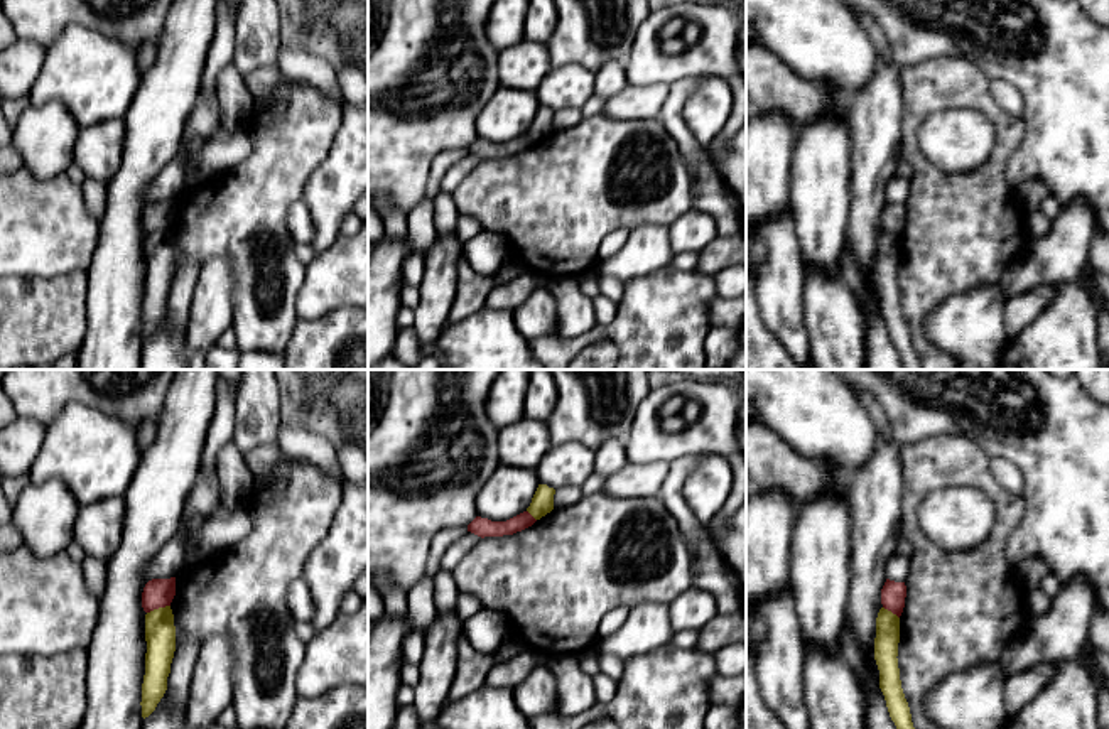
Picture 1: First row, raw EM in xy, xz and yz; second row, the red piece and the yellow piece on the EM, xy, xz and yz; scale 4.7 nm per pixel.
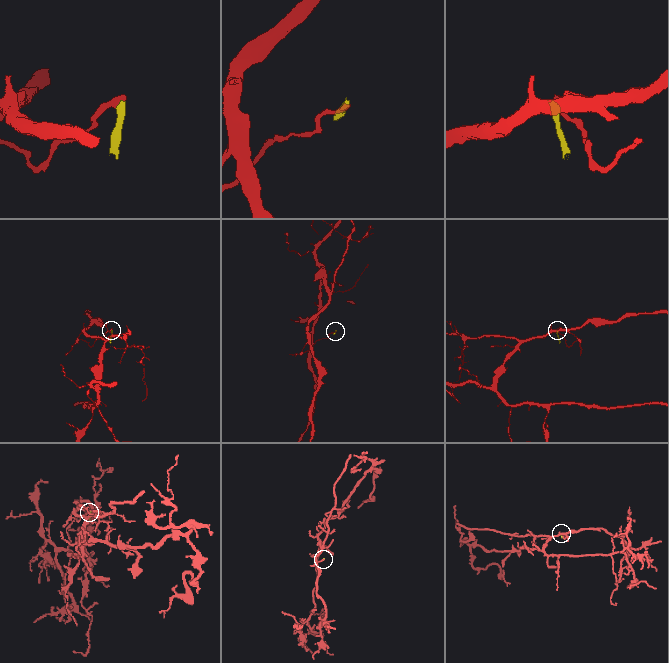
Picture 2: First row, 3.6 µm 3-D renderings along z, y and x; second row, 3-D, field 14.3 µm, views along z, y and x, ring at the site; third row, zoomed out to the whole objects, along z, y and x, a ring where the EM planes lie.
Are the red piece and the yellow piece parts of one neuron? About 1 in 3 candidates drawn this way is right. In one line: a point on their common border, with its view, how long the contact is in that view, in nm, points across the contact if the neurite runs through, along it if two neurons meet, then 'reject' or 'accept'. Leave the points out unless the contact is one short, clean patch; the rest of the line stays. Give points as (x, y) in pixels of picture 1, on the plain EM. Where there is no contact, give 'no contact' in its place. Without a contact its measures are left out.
xy (157, 230) | 120 nm | along xy (169, 226), (147, 235) | reject

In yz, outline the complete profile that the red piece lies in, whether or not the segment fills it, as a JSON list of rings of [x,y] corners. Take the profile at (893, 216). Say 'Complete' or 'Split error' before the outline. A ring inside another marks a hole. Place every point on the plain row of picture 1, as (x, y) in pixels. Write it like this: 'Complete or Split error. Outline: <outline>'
Complete. Outline: [[[886,201],[886,204],[881,211],[883,230],[900,240],[903,235],[903,230],[905,230],[905,219],[906,219],[905,204],[895,204],[895,202]]]

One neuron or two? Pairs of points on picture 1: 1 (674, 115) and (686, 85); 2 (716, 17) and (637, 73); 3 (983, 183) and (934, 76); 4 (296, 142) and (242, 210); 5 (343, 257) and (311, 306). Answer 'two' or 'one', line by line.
1: one
2: one
3: one
4: one
5: one

